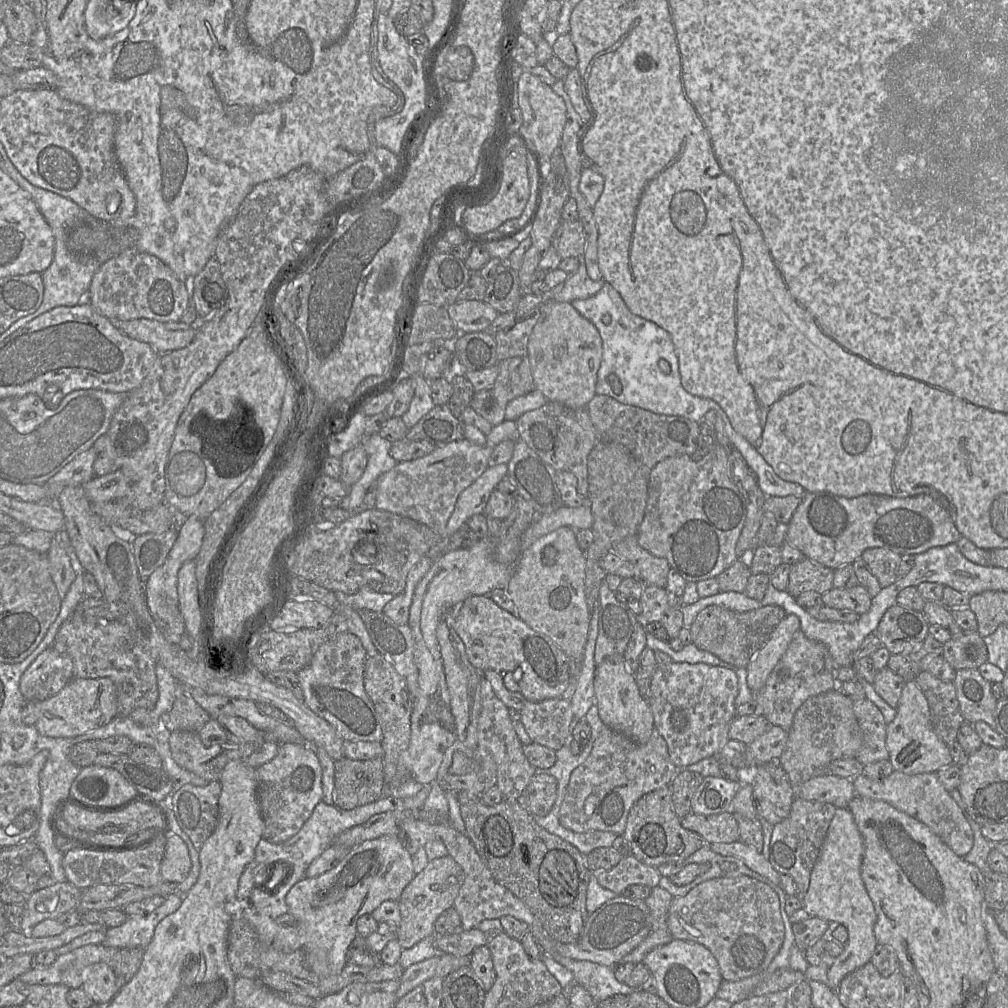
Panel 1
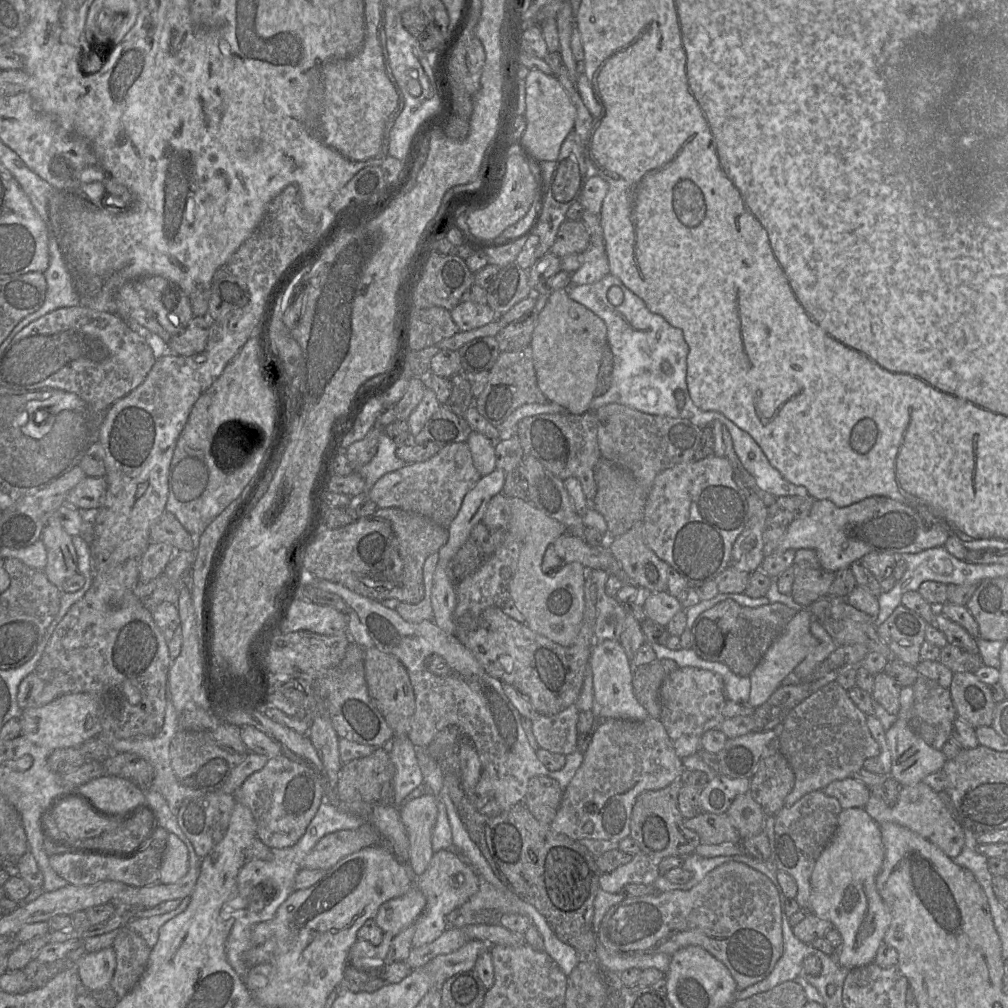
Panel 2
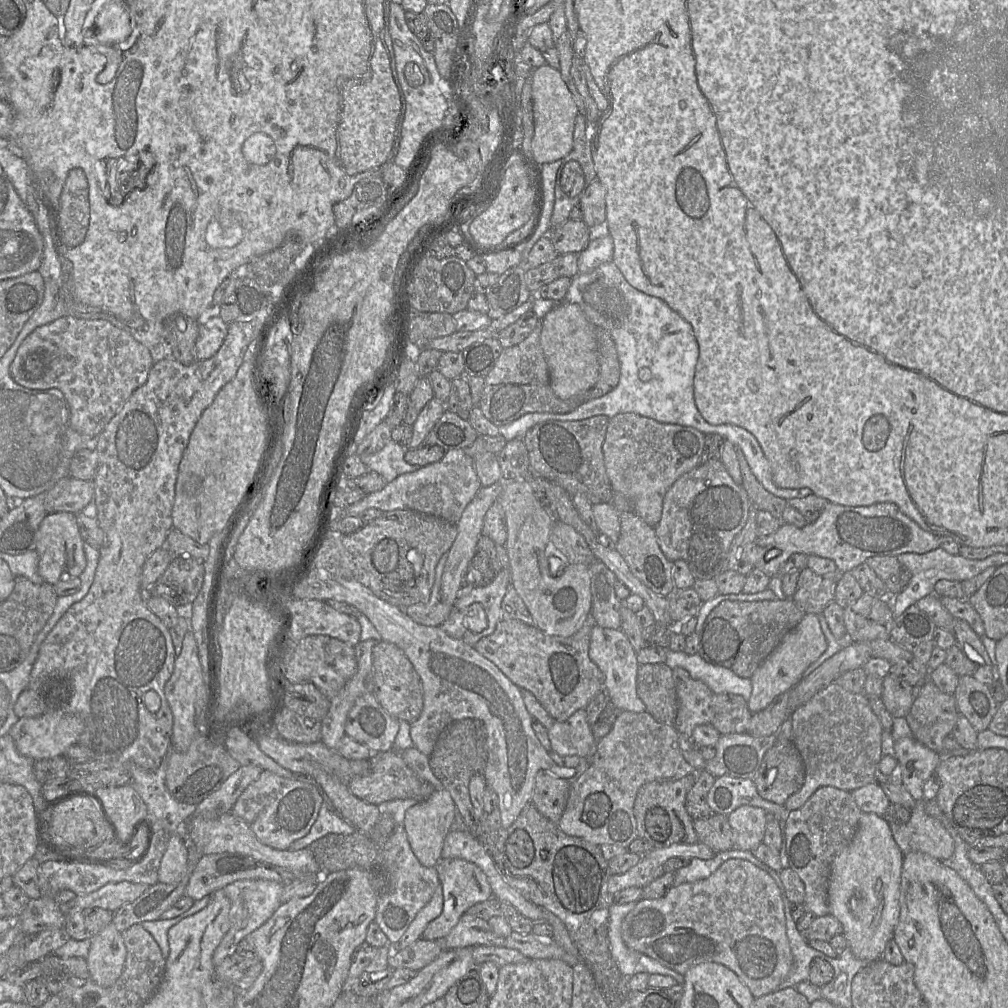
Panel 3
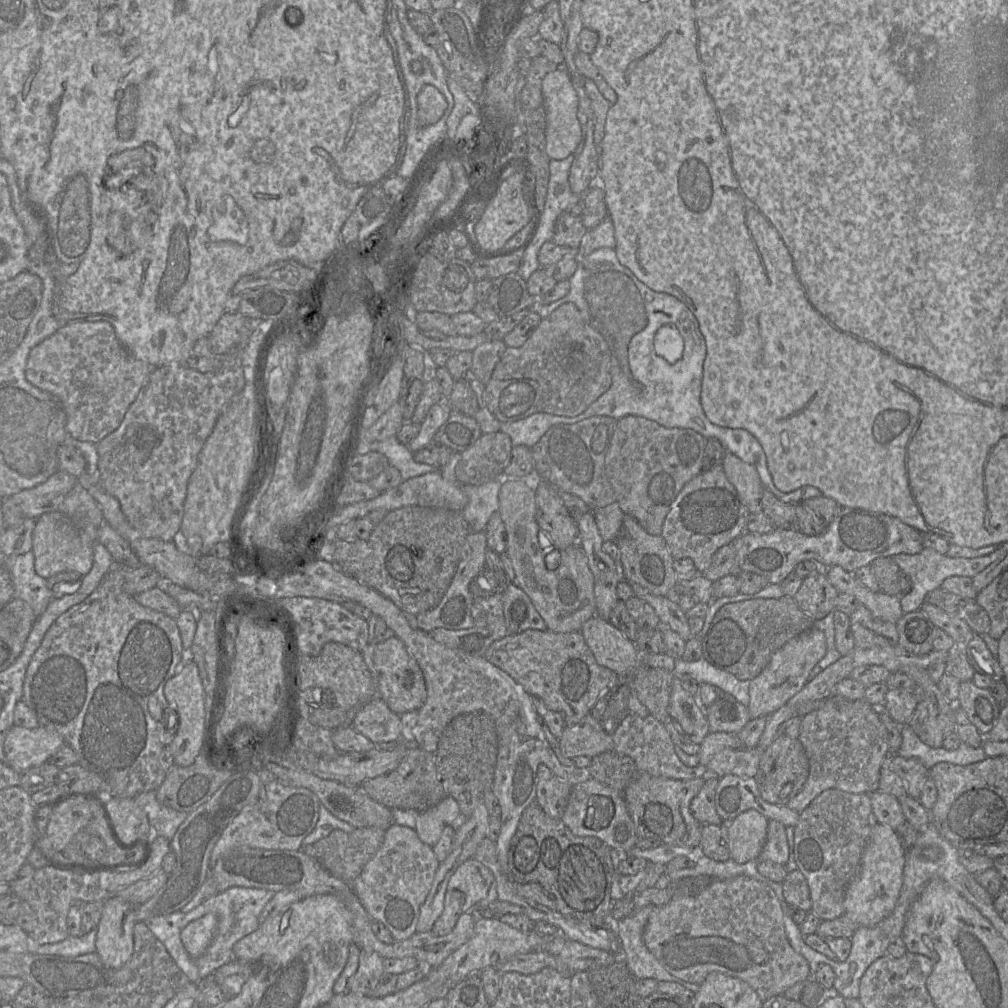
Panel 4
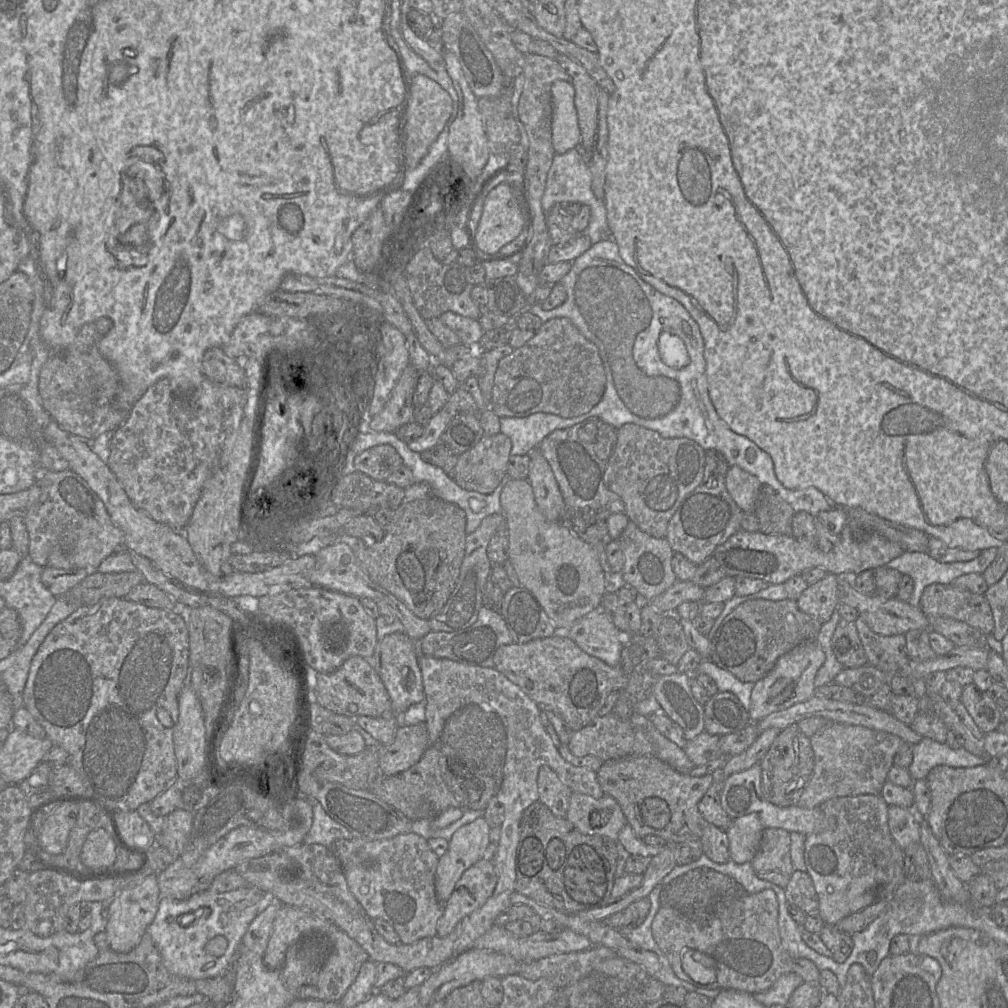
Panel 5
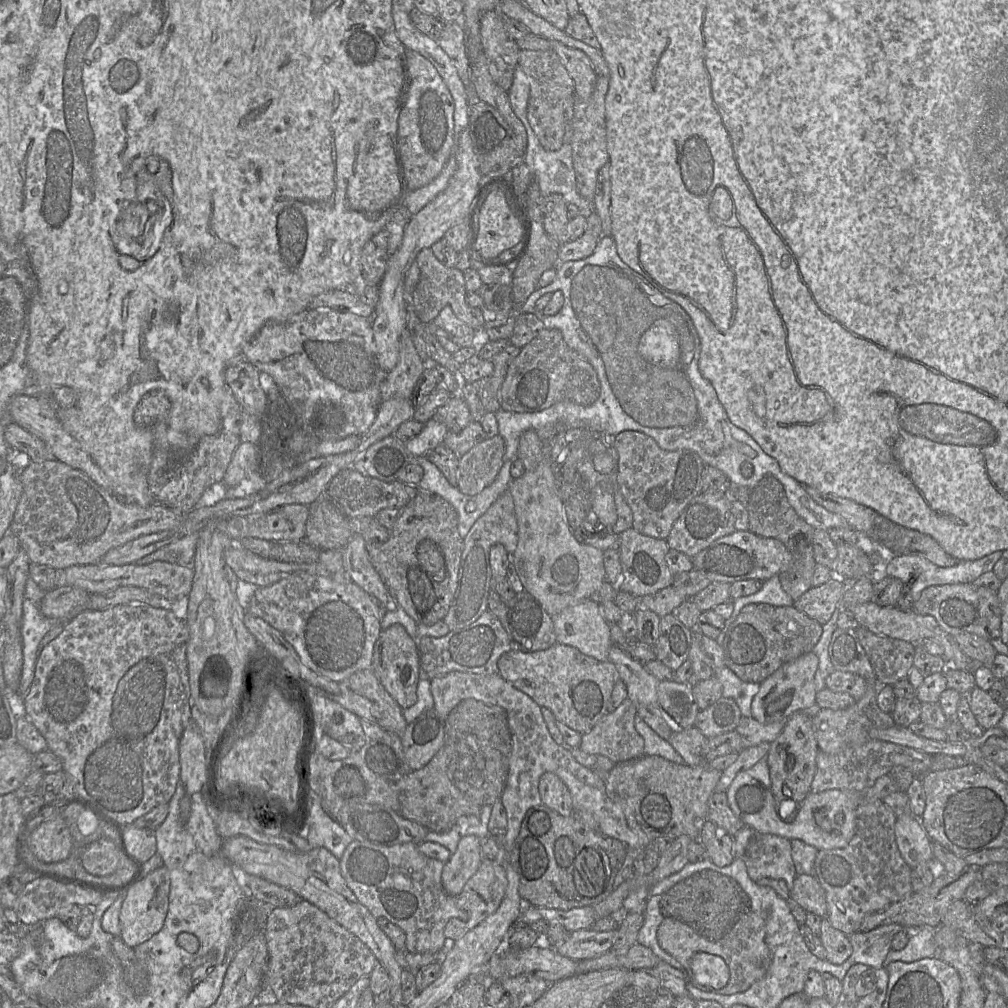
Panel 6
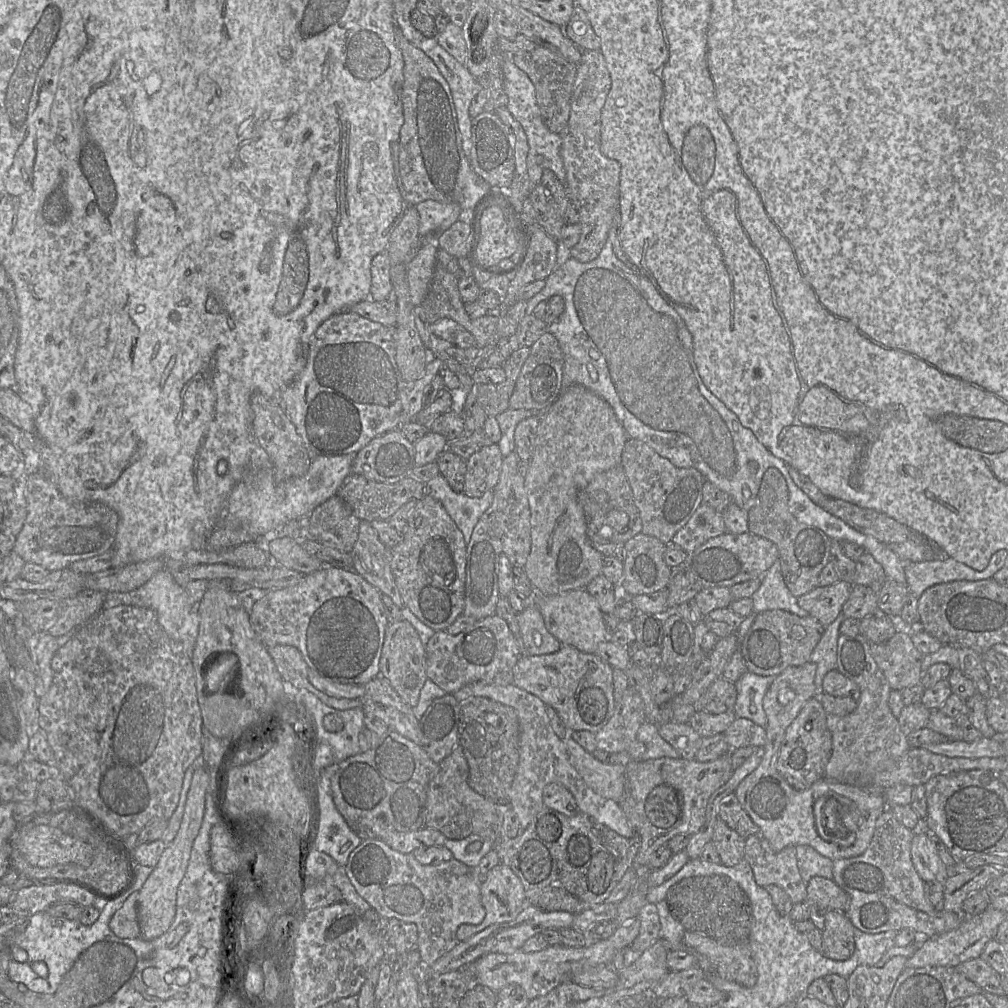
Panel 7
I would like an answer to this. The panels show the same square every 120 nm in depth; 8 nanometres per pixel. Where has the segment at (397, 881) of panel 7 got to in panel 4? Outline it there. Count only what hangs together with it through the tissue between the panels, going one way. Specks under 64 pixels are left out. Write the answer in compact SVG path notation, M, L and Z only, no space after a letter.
M392 824L375 855L350 885L369 916L381 922L395 941L403 941L416 933L420 907L431 890L439 864L432 847L423 843L414 829Z

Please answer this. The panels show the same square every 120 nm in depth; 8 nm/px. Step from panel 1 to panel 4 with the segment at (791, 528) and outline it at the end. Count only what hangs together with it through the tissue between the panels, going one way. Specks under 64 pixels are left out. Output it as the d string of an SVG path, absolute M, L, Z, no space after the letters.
M839 505L834 518L821 535L808 536L796 529L775 528L765 534L744 532L735 539L736 561L741 571L761 575L771 584L780 584L790 573L794 572L794 568L798 563L805 560L813 560L821 568L840 566L844 570L853 573L860 567L870 565L877 558L897 554L913 555L921 552L923 548L921 532L898 518L883 513Z

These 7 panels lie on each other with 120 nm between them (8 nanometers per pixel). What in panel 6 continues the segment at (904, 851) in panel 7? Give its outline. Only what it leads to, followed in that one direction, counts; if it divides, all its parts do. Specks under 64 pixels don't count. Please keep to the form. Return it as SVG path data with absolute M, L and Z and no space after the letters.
M865 799L856 810L856 832L848 845L817 852L815 877L825 891L826 918L834 928L848 936L860 931L866 915L899 902L914 892L912 868L902 857L895 838L896 819L895 813L882 800Z

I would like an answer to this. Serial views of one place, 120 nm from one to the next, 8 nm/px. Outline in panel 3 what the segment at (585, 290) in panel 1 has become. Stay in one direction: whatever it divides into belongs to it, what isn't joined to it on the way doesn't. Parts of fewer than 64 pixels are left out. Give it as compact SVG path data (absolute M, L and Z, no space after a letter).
M593 231L587 246L577 255L579 273L588 273L602 263L612 261L613 240L605 231Z

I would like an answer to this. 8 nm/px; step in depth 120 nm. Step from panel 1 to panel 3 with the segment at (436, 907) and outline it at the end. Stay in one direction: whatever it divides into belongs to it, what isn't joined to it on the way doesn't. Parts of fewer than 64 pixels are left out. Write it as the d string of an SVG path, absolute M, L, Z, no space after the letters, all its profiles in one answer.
M440 859L436 865L439 881L443 888L443 910L424 930L422 938L441 941L457 925L460 918L474 904L493 897L492 889L485 873L474 863L464 859Z

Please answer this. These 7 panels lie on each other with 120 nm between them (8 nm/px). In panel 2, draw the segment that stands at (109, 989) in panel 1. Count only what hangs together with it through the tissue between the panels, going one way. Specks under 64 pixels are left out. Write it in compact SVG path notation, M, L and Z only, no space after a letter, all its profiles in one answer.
M113 947L85 953L76 962L78 976L90 991L105 990L113 979L116 969L116 954Z

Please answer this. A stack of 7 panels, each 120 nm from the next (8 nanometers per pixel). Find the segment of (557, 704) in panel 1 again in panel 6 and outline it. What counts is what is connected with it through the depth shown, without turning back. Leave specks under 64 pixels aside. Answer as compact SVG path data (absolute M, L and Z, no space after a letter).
M626 698L613 712L604 715L588 733L582 735L579 749L602 755L614 763L644 755L644 740L635 729L637 708Z

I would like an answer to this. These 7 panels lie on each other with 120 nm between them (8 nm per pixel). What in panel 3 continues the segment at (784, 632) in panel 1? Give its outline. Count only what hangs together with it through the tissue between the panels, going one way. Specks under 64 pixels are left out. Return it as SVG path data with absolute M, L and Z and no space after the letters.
M810 613L805 614L800 623L784 637L749 678L752 690L746 706L752 714L765 709L777 696L798 684L807 667L827 649L827 641L817 616Z

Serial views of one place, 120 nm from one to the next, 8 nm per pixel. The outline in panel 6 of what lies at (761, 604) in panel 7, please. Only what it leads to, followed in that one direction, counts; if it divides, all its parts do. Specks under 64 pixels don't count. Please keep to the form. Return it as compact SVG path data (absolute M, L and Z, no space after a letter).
M779 575L762 582L761 588L754 594L733 601L732 617L735 618L742 607L750 603L766 603L773 606L793 606L794 600L782 589Z

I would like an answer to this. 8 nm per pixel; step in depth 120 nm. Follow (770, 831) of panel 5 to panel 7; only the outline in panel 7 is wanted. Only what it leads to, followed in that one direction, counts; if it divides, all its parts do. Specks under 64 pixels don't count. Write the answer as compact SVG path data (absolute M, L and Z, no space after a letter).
M758 832L745 839L744 858L759 886L779 886L794 904L807 901L807 883L802 880L797 866L796 846L774 851L763 834Z

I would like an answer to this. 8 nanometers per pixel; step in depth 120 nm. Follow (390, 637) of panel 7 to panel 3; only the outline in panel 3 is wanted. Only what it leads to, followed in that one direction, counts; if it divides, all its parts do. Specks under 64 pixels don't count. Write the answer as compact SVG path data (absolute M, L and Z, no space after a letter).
M379 641L373 648L373 694L382 708L397 720L412 723L423 709L423 685L403 650L393 643Z

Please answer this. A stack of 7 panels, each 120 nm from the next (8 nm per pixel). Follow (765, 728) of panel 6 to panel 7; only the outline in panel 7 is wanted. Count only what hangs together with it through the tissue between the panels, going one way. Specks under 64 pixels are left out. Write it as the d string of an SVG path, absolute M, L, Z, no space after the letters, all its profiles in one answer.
M736 718L723 734L732 750L742 747L762 750L766 743L765 728L747 718Z

